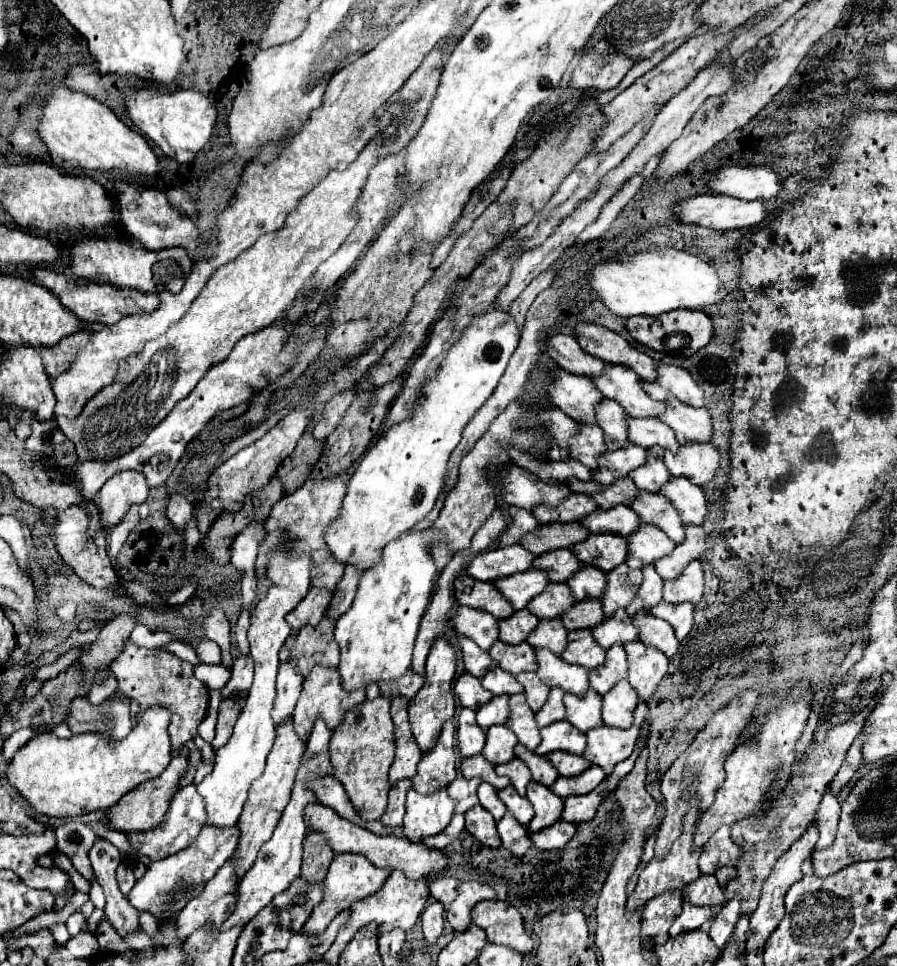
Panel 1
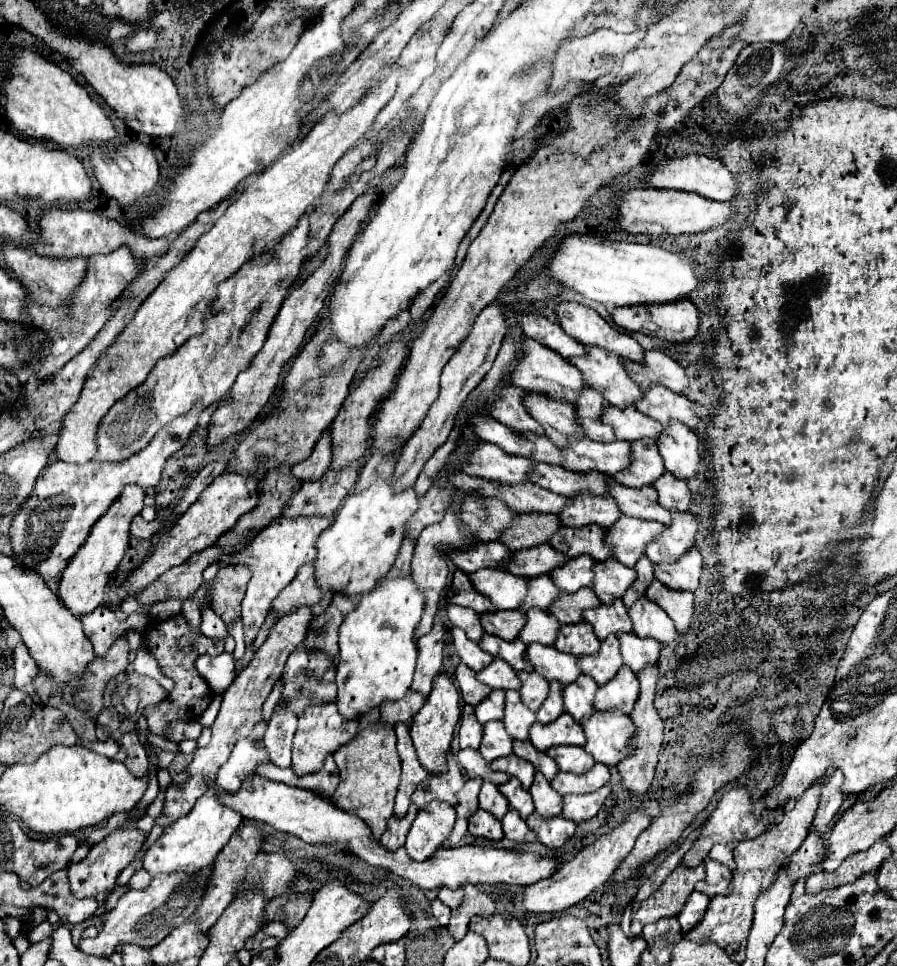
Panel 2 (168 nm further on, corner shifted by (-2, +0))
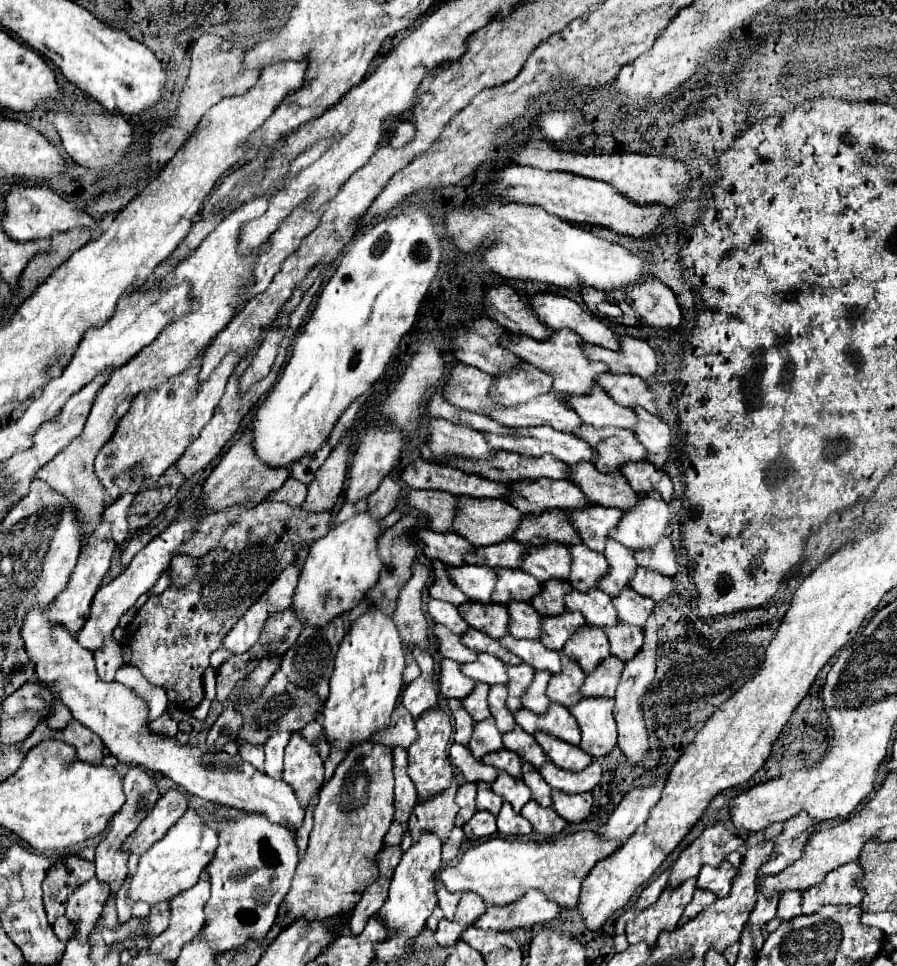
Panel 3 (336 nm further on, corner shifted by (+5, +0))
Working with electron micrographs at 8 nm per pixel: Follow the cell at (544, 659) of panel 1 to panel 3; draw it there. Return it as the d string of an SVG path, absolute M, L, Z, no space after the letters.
M505 635L505 637L501 637L501 645L505 645L505 649L509 649L515 655L519 655L527 665L531 665L535 669L549 669L551 673L559 673L561 671L559 653L543 647L541 641L515 639L511 635Z

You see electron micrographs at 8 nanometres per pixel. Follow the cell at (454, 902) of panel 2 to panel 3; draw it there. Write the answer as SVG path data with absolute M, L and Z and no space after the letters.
M441 887L437 891L437 895L439 895L439 907L445 913L445 919L451 919L455 915L455 909L457 909L457 903L459 903L461 893L449 893L445 887Z

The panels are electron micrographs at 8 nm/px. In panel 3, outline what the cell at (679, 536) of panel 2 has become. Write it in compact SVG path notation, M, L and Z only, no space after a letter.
M639 493L637 505L627 509L621 517L621 525L609 533L615 541L623 543L629 549L647 549L653 547L669 527L669 505L657 497L657 493Z

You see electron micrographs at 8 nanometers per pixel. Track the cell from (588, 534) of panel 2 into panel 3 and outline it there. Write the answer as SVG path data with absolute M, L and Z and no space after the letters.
M553 509L553 513L541 513L541 517L523 517L525 521L521 521L517 533L513 533L513 539L521 541L523 545L543 545L547 541L557 541L561 545L581 543L567 515L557 513L557 509Z

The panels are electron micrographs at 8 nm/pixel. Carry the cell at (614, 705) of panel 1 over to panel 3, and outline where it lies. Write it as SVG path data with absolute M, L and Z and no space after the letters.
M609 655L593 673L585 677L585 685L581 685L583 697L615 697L615 687L623 673L623 661Z

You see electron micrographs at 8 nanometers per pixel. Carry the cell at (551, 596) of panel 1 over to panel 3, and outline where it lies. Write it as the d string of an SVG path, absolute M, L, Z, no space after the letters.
M495 569L495 571L497 571L497 589L493 591L493 603L507 605L511 599L531 601L541 591L539 581L521 569Z

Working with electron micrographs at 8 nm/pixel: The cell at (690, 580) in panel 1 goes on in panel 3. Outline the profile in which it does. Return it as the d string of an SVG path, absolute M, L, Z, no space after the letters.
M661 537L661 541L653 547L647 549L645 553L635 553L631 551L633 557L637 557L637 565L661 571L667 577L673 577L677 573L677 561L675 561L675 549L667 537Z

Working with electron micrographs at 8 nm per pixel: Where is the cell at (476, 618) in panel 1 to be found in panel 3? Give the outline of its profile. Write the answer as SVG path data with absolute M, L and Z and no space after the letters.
M431 599L427 603L427 611L431 615L431 619L435 623L441 623L445 625L449 631L457 633L457 635L463 635L465 629L469 627L465 621L461 621L461 615L457 611L455 605L449 605L447 601L437 601L437 599Z

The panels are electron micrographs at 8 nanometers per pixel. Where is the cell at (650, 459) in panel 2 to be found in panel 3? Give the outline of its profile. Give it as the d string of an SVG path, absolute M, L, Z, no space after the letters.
M581 425L575 437L589 443L589 447L597 453L595 467L601 473L615 471L623 461L645 459L645 447L635 439L635 435L629 429L617 429L617 427L597 429L591 425Z

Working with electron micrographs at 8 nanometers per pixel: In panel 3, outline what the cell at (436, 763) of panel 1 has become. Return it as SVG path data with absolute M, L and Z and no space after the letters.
M453 781L453 787L449 787L443 795L417 803L417 807L409 817L409 833L413 841L417 841L421 833L435 833L443 843L449 839L455 815L459 811L457 803L453 801L455 791L457 783Z

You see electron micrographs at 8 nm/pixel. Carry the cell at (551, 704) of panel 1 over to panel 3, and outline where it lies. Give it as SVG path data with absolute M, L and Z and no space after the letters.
M541 669L535 671L533 685L525 691L525 697L521 697L521 703L523 703L525 709L529 709L533 713L545 713L547 711L547 707L551 703L549 697L547 697L547 693L545 693L549 677L551 677L551 673L545 673Z

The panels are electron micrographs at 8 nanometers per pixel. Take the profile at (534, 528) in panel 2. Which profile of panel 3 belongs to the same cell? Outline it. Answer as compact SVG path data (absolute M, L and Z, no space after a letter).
M457 497L457 517L453 531L471 545L483 547L507 541L521 521L521 511L505 501L477 501L477 497Z

